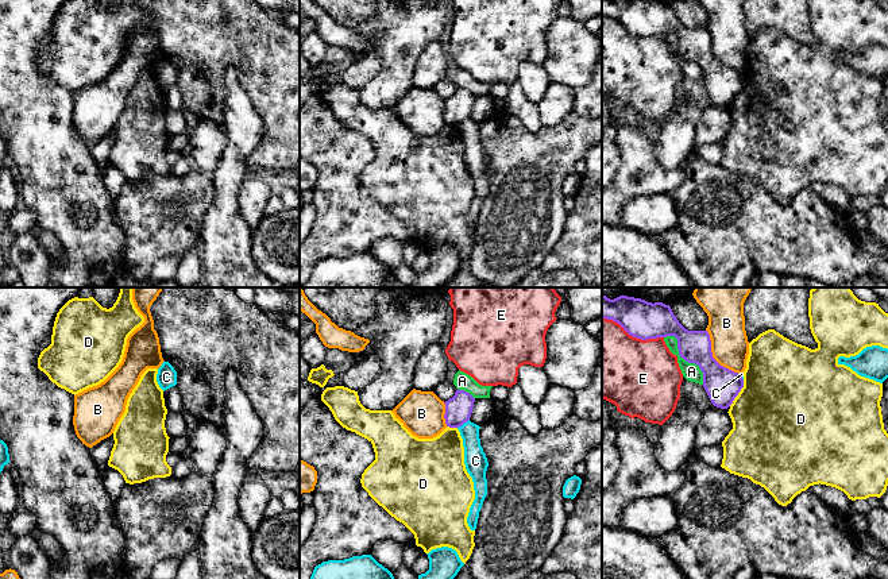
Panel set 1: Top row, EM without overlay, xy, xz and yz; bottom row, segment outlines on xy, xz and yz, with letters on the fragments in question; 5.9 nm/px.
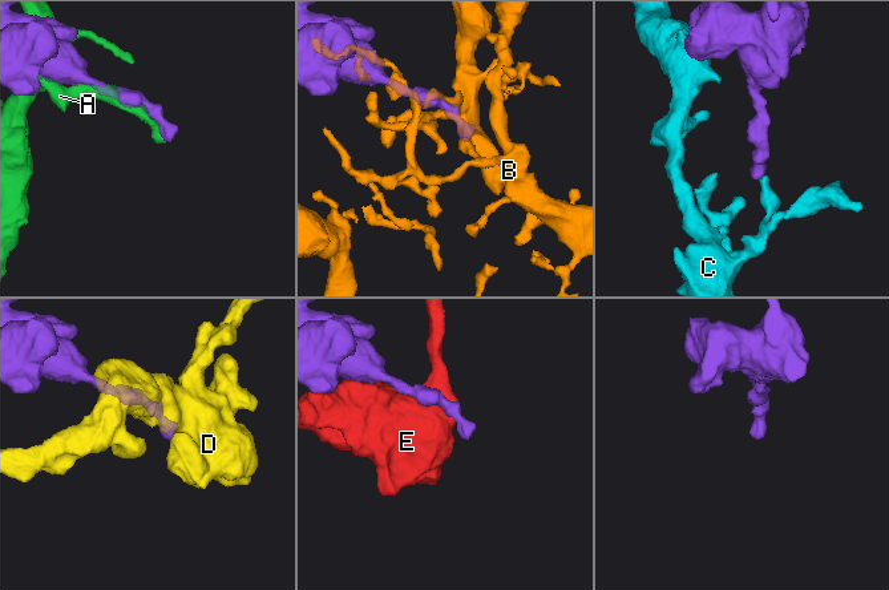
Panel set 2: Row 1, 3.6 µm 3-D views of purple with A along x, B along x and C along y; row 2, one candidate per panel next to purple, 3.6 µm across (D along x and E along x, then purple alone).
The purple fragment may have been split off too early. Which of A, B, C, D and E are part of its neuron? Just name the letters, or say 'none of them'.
none of them

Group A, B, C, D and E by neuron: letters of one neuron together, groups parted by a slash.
A / B / C / D / E

